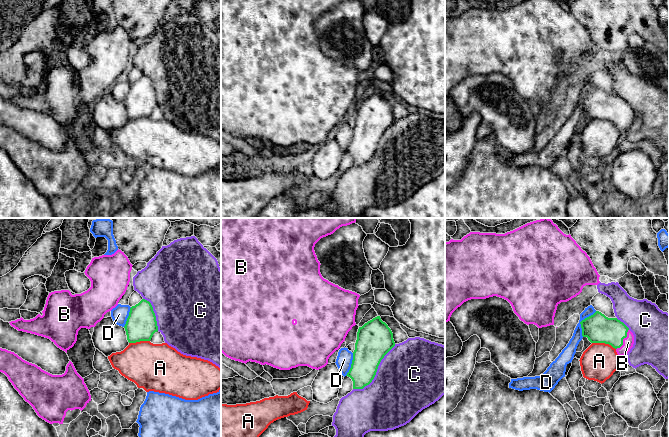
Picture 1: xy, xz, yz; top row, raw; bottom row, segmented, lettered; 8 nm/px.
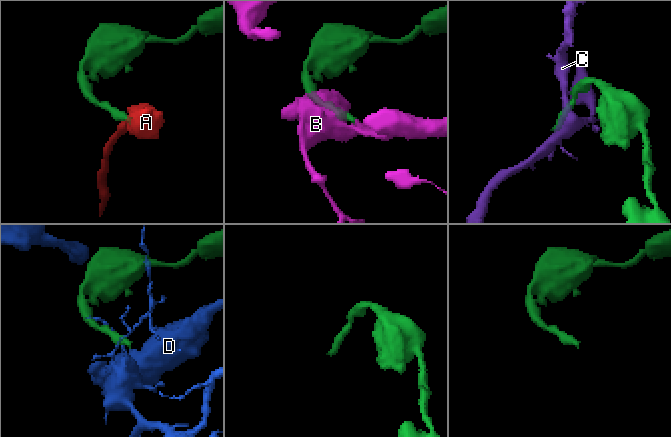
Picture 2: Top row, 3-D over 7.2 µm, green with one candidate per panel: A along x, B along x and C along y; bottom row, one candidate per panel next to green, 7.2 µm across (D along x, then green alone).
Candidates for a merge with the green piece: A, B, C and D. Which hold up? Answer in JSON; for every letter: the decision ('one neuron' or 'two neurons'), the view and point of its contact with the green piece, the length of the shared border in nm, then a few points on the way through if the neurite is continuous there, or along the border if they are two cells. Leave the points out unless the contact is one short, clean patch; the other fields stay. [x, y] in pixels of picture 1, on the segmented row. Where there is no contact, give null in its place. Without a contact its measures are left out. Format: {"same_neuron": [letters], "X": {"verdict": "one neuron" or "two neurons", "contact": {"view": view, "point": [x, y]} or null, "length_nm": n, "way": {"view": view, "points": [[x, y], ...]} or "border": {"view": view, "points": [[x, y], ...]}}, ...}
{"same_neuron": ["B"], "A": {"verdict": "two neurons", "contact": {"view": "yz", "point": [604, 342]}, "length_nm": 200}, "B": {"verdict": "one neuron", "contact": {"view": "yz", "point": [622, 340]}, "length_nm": 190, "way": {"view": "yz", "points": [[598, 328], [612, 331], [622, 340], [628, 342]]}}, "C": {"verdict": "two neurons", "contact": {"view": "xz", "point": [376, 371]}, "length_nm": 500}, "D": {"verdict": "two neurons", "contact": {"view": "yz", "point": [581, 321]}, "length_nm": 240}}

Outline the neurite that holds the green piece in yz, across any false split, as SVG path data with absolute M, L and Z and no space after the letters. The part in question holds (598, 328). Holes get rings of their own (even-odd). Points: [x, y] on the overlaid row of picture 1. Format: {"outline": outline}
{"outline": "M599 311L580 322L582 336L591 343L605 343L616 349L622 357L627 355L634 344L634 335L617 318L608 318Z"}

